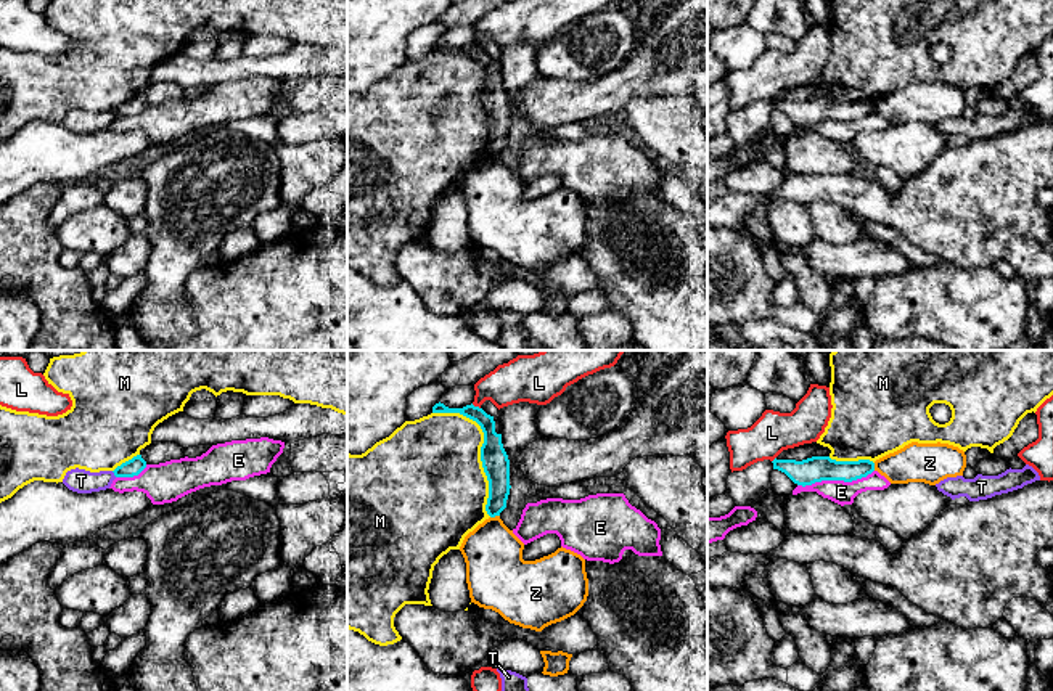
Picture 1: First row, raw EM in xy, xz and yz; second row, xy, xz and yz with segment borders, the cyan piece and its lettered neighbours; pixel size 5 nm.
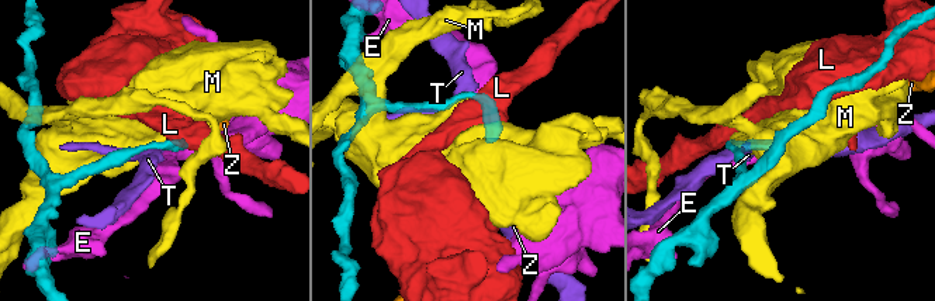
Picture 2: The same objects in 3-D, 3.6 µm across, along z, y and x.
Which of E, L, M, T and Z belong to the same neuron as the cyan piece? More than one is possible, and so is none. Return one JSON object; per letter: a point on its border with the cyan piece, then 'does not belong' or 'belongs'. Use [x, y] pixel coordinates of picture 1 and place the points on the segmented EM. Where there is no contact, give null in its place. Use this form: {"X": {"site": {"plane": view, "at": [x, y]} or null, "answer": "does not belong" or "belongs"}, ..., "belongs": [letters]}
{"E": {"site": {"plane": "yz", "at": [835, 479]}, "answer": "does not belong"}, "L": {"site": {"plane": "xz", "at": [476, 407]}, "answer": "does not belong"}, "M": {"site": {"plane": "xz", "at": [481, 449]}, "answer": "does not belong"}, "T": {"site": {"plane": "xy", "at": [114, 474]}, "answer": "does not belong"}, "Z": {"site": {"plane": "xz", "at": [494, 516]}, "answer": "does not belong"}, "belongs": []}

